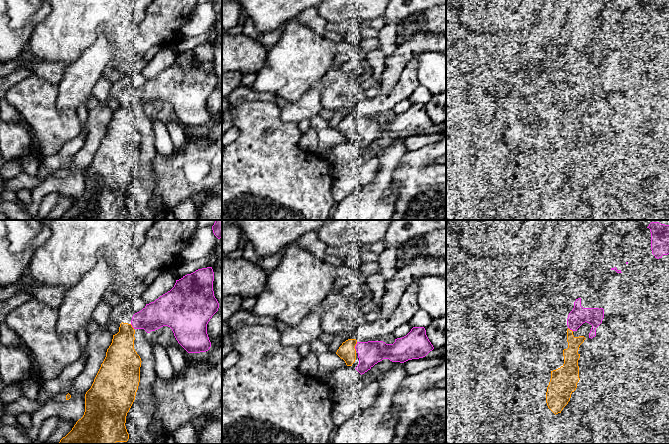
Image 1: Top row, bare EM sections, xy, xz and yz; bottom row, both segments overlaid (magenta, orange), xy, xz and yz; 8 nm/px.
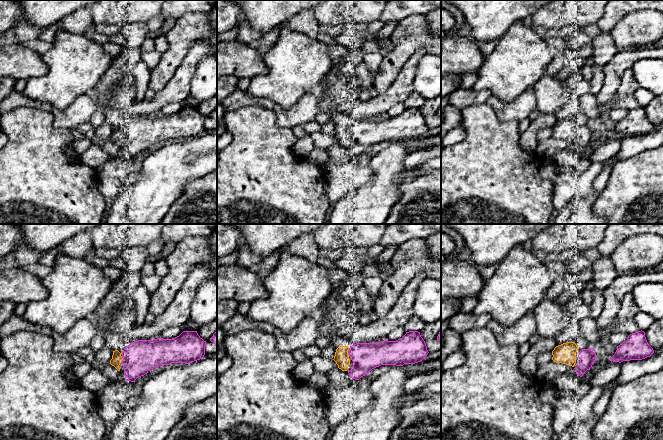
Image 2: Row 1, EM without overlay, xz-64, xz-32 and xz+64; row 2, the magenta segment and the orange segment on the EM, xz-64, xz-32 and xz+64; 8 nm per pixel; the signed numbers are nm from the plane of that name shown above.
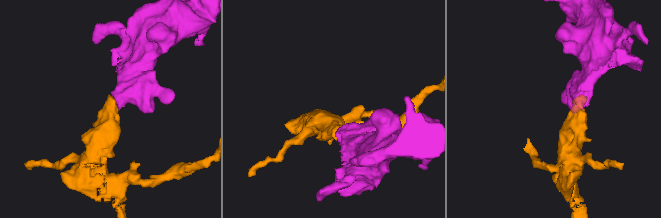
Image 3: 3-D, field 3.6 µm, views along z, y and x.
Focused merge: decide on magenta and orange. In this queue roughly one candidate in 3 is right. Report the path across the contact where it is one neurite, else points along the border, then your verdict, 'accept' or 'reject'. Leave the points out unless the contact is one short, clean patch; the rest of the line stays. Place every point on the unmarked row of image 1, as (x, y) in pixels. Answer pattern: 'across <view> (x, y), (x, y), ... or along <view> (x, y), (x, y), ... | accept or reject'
accept

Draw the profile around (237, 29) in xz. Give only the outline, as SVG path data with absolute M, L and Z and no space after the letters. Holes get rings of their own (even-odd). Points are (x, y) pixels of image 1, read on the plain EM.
M243 11L242 14L241 14L241 17L239 19L238 24L235 27L232 27L232 28L225 30L224 34L235 35L235 34L242 33L242 28L243 28L243 25L245 23L246 18L247 18L246 13L245 13L245 11Z

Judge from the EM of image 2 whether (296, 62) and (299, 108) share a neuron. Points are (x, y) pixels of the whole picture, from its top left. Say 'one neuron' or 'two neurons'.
one neuron

